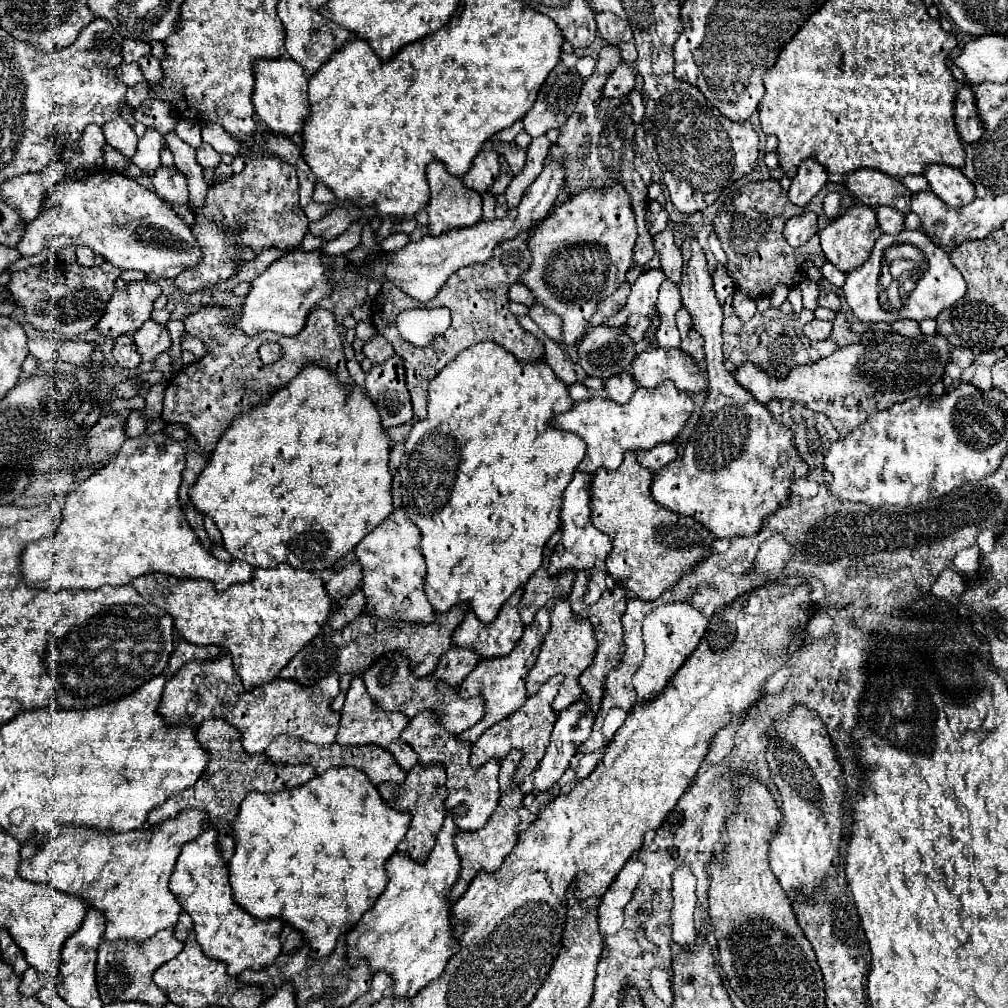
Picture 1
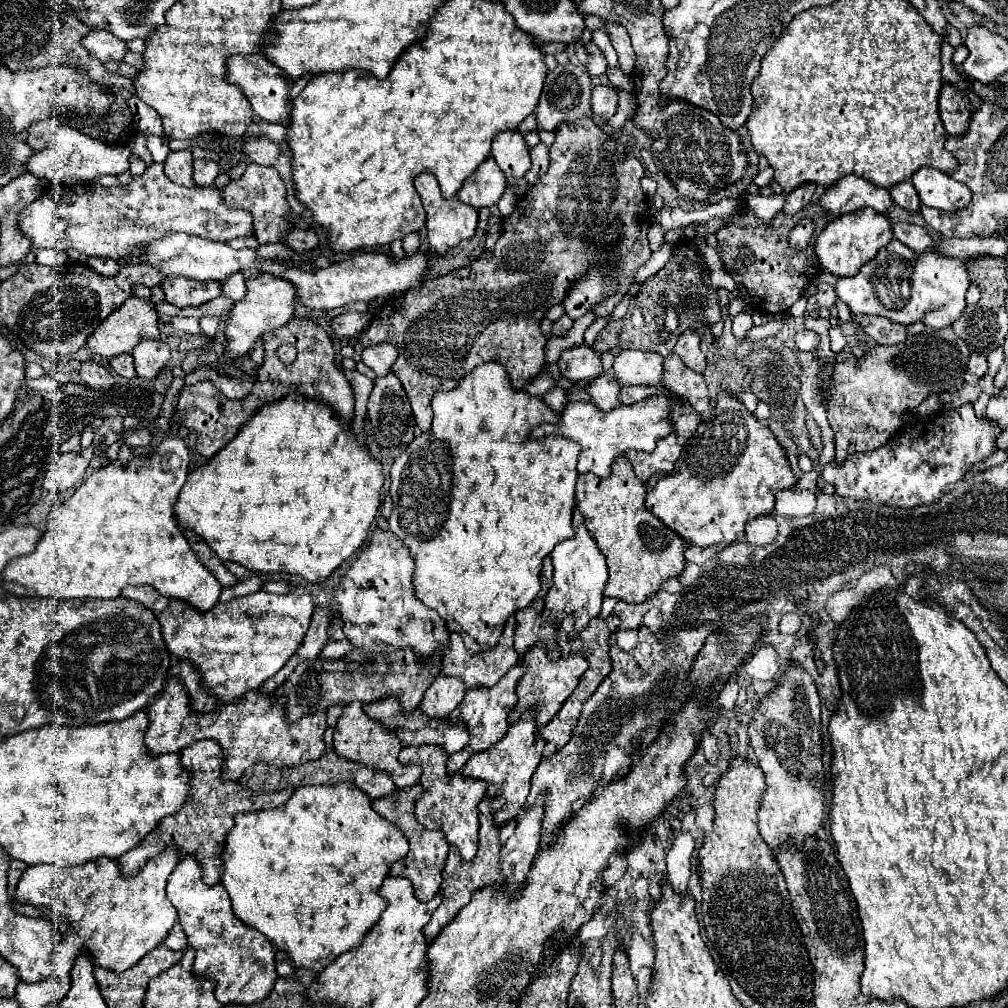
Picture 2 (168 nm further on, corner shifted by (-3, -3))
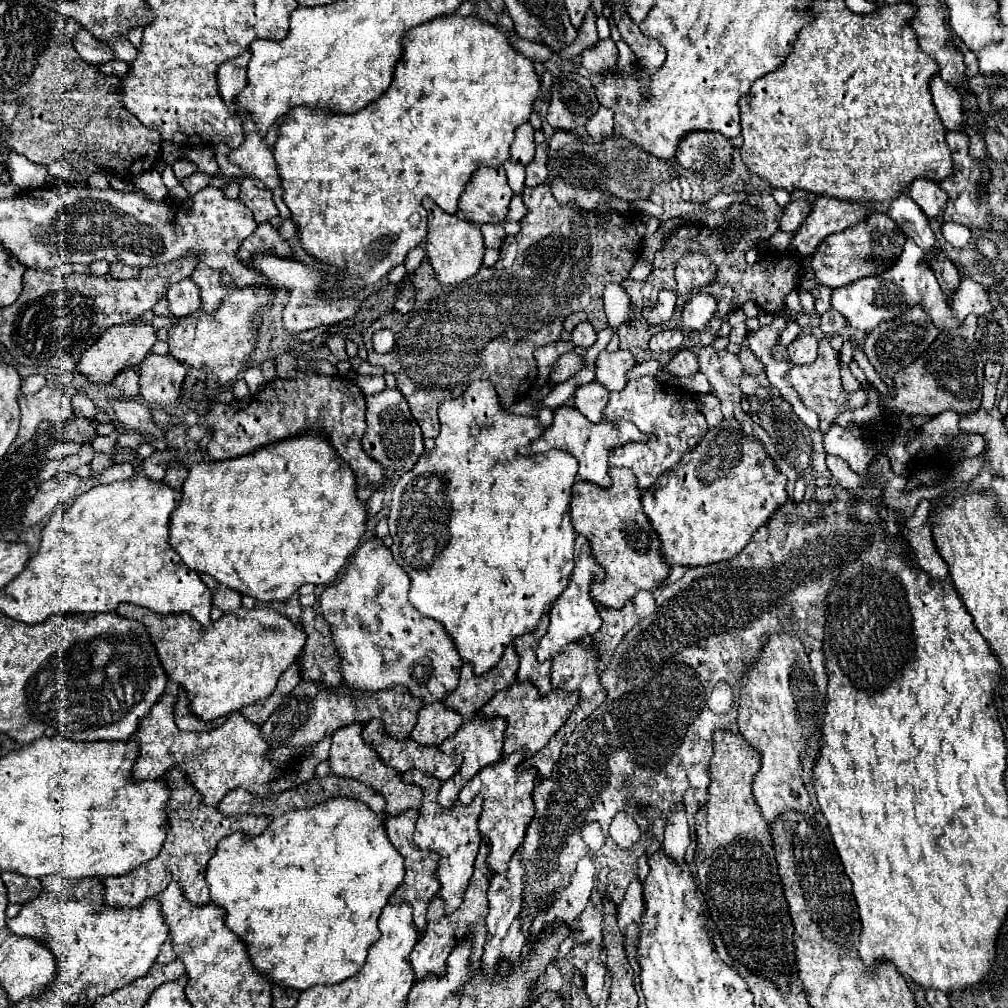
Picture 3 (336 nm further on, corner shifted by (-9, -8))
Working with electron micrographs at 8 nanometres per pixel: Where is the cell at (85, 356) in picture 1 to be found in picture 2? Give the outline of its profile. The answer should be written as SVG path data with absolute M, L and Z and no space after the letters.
M83 361L79 375L87 387L93 387L95 391L105 391L115 385L115 377L97 361Z

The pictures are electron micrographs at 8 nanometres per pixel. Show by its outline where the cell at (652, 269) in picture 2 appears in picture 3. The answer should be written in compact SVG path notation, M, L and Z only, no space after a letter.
M607 284L603 292L605 302L605 314L609 320L609 328L617 330L619 324L623 324L629 316L629 298L627 294L621 294L623 288L619 284Z

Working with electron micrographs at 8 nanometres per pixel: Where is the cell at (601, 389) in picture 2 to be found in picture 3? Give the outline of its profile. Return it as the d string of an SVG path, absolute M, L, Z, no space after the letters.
M591 382L591 384L583 384L575 390L573 408L583 412L583 416L587 416L587 420L601 422L607 400L609 400L609 392L603 386L599 386L597 382Z

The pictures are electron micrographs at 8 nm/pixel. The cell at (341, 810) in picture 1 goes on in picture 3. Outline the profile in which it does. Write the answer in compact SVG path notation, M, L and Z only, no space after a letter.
M327 800L325 804L317 804L313 808L287 812L281 818L273 820L263 830L263 834L259 834L251 840L243 840L243 836L239 832L235 832L219 842L217 852L209 860L207 872L205 872L205 880L207 880L209 892L211 892L211 902L225 910L223 922L231 932L241 936L241 940L247 946L247 954L251 956L251 964L255 966L255 970L265 974L271 984L281 986L281 988L293 988L299 992L303 992L311 986L317 986L317 984L339 984L339 982L347 980L349 976L355 976L359 972L359 968L363 968L369 946L373 942L377 942L379 934L381 934L377 928L377 920L381 916L381 910L387 904L389 896L403 882L403 876L405 876L403 856L395 850L395 846L389 844L387 834L381 824L381 818L377 814L373 814L363 802L357 802L357 800Z

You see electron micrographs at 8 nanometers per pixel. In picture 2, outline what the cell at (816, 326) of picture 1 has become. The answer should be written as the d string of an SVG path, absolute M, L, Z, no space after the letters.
M807 329L799 331L795 335L795 345L797 345L799 351L813 351L817 347L817 333L815 331L807 331Z

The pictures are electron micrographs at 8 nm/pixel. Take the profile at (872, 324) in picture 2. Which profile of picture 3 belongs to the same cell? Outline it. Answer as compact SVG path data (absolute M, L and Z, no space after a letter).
M829 310L829 312L821 314L821 324L819 324L819 328L821 328L821 332L823 332L825 336L835 336L835 334L843 332L845 326L847 326L847 320L845 320L839 312Z

